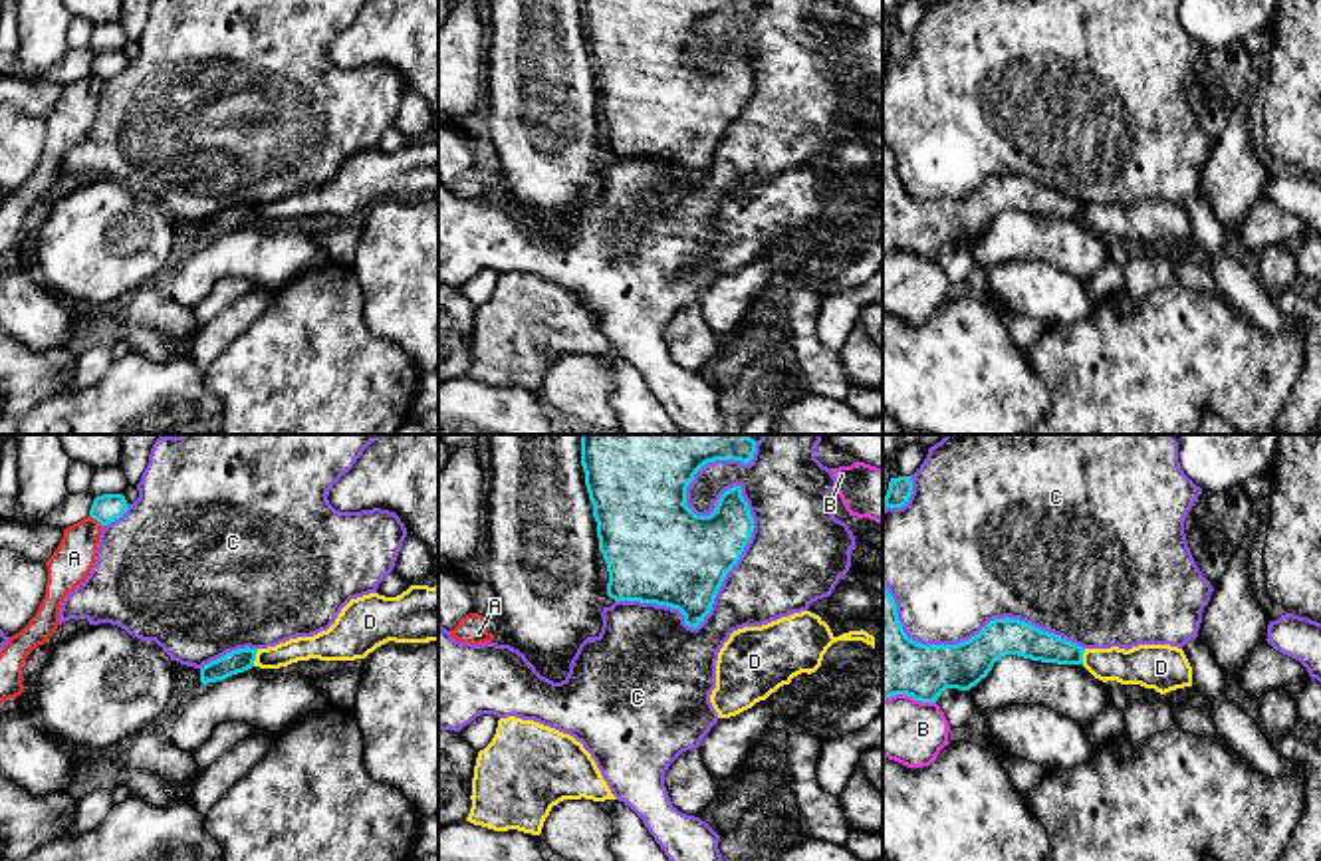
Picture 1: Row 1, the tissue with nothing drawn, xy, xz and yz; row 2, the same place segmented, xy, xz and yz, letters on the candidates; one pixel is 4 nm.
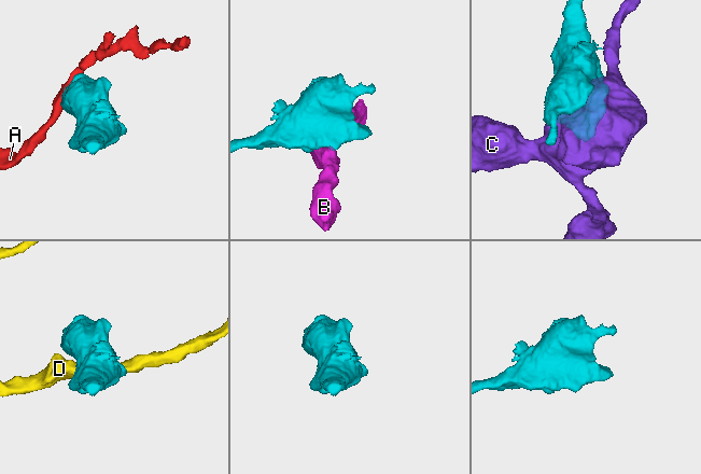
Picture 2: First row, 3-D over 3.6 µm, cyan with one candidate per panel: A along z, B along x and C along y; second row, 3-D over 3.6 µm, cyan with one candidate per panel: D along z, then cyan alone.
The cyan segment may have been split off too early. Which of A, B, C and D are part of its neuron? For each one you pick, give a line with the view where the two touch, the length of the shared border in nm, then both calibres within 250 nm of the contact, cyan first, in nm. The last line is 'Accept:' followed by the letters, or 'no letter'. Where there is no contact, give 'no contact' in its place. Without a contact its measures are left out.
Accept: no letter

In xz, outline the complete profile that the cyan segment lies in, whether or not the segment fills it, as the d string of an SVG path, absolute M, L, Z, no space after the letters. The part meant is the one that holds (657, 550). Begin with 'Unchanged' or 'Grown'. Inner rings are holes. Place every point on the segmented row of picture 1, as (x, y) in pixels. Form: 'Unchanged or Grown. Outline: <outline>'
Unchanged. Outline: M581 434L585 486L609 571L607 595L678 609L696 629L750 542L754 518L740 486L726 490L710 516L696 516L686 506L686 488L704 464L748 464L754 452L756 440L748 434Z

